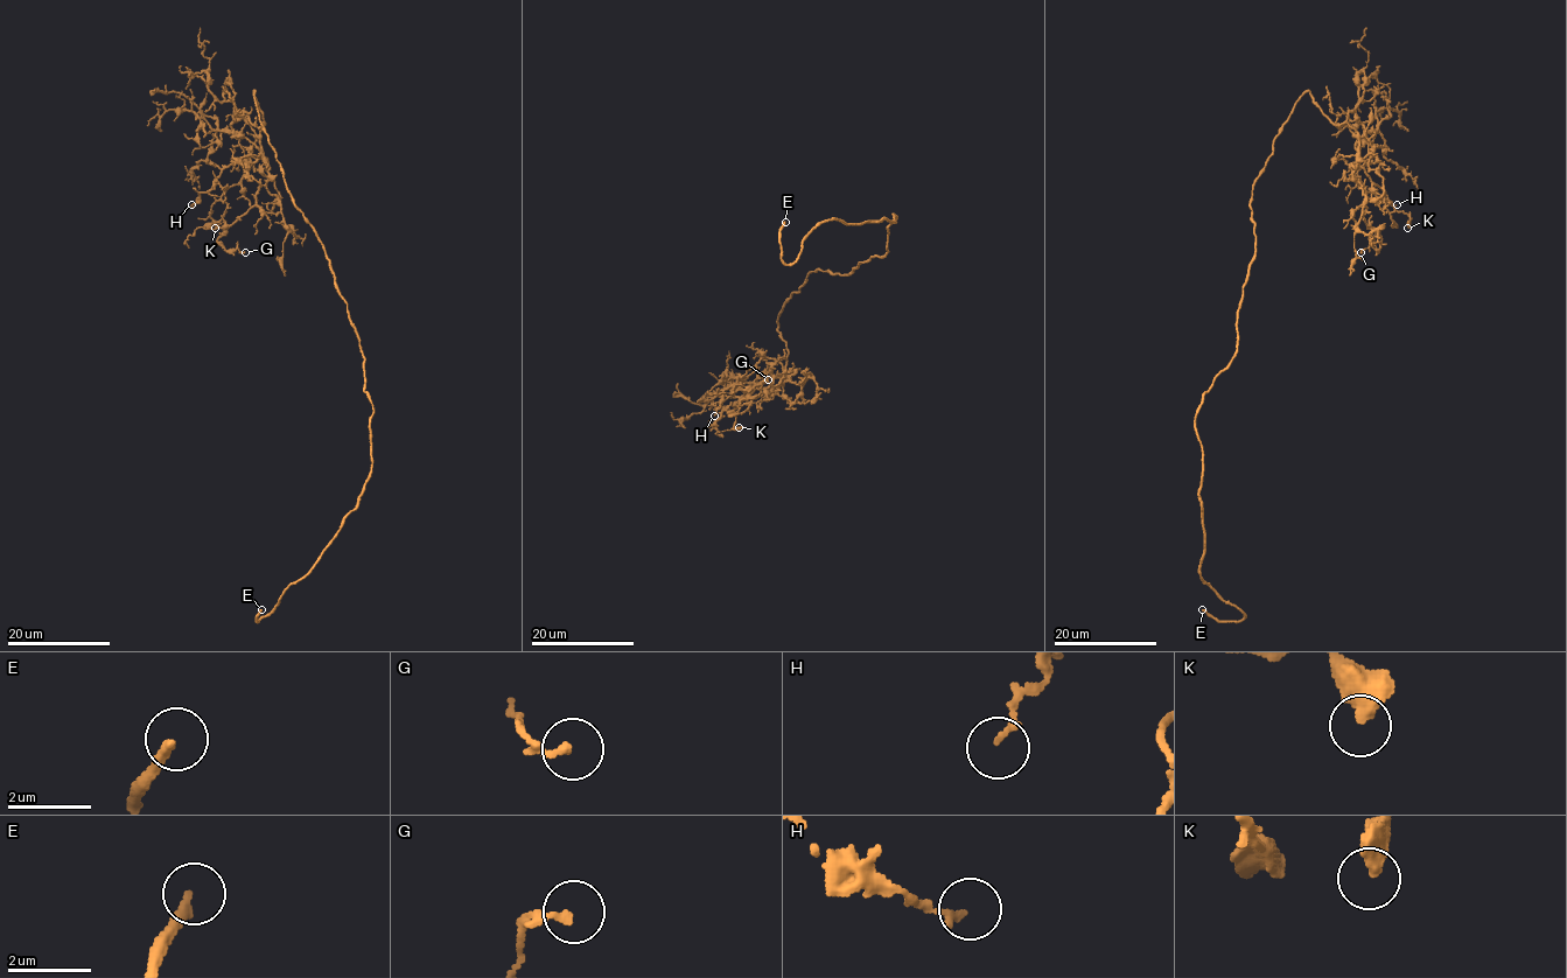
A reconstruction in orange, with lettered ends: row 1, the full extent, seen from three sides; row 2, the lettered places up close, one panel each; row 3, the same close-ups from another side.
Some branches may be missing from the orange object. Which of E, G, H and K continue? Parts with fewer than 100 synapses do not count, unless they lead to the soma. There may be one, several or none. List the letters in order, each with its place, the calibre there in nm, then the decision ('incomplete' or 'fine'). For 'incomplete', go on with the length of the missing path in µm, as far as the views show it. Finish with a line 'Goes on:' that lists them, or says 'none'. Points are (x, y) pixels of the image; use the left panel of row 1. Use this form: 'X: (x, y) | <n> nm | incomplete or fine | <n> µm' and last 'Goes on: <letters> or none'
E: (261, 609) | 240 nm | incomplete | 20 µm
G: (245, 252) | 170 nm | fine
H: (191, 204) | 150 nm | fine
K: (215, 228) | 480 nm | fine
Goes on: E

